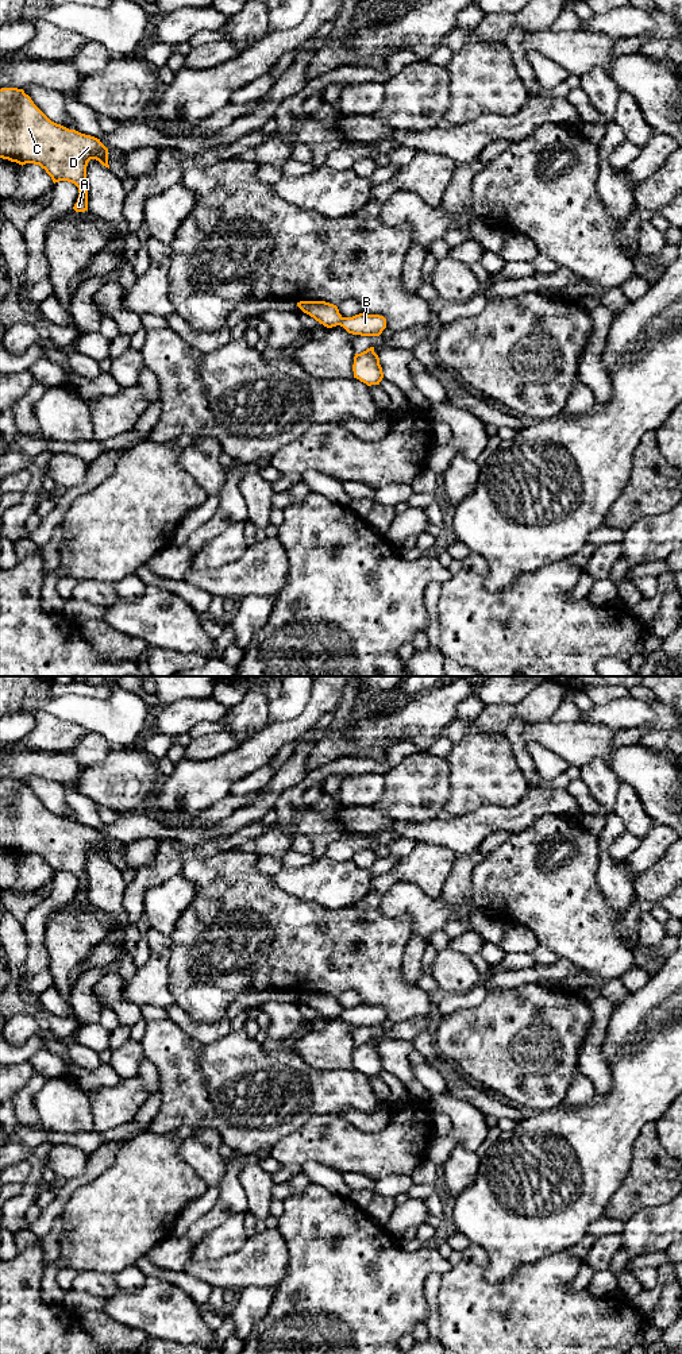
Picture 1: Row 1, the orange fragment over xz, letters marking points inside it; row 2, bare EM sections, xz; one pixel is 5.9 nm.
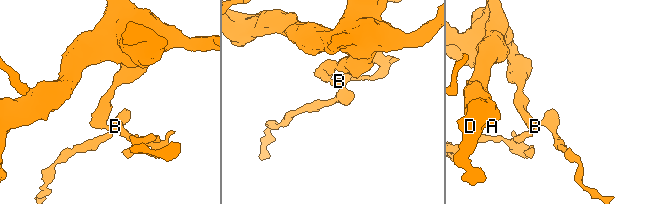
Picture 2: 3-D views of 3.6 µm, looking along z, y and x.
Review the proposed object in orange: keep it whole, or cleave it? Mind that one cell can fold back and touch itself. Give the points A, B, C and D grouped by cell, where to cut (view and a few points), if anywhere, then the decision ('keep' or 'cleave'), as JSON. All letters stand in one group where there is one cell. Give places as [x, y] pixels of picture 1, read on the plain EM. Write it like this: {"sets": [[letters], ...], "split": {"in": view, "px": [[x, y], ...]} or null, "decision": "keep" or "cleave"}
{"sets": [["A", "C", "D"], ["B"]], "split": {"in": "xz", "px": [[343, 1009], [339, 1015]]}, "decision": "cleave"}

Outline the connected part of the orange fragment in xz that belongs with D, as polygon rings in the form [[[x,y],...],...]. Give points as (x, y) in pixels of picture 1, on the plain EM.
[[[0,780],[0,849],[19,856],[39,856],[53,873],[68,872],[78,879],[78,890],[73,900],[88,902],[86,857],[90,850],[109,860],[108,840],[100,830],[69,821],[51,813],[23,780]]]

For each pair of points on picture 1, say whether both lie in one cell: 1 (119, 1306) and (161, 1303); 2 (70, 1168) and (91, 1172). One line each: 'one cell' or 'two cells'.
1: one cell
2: two cells

